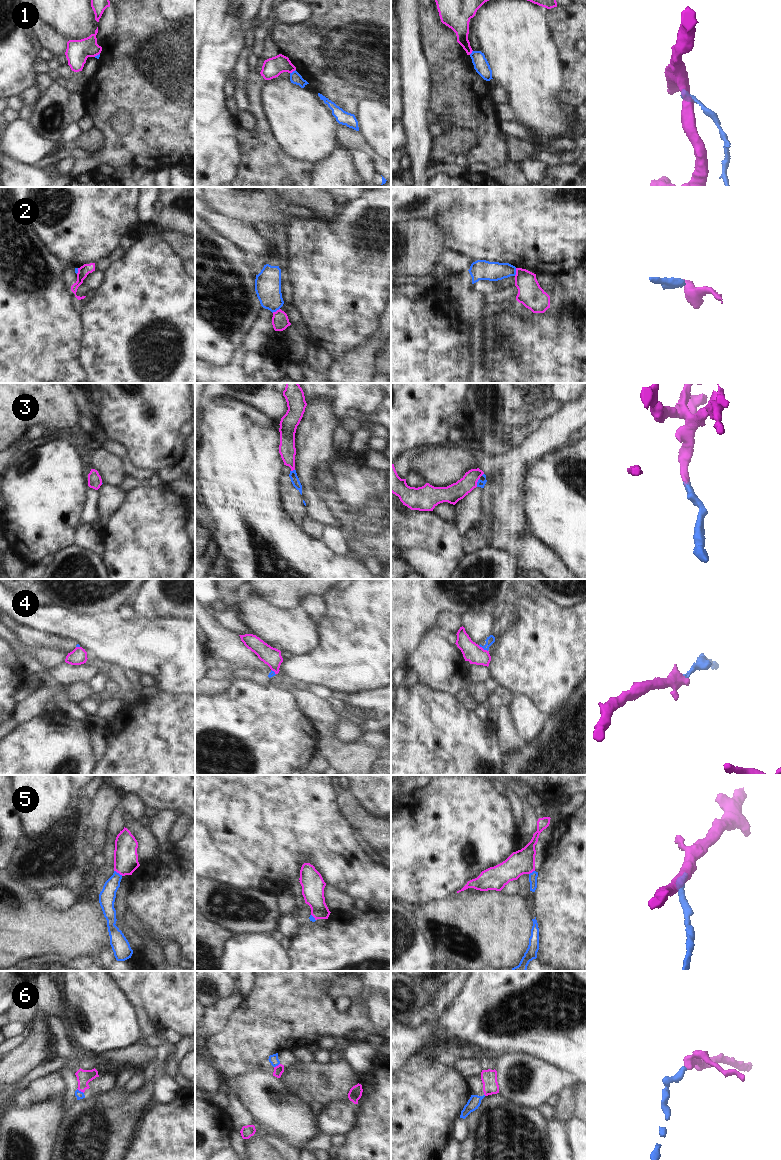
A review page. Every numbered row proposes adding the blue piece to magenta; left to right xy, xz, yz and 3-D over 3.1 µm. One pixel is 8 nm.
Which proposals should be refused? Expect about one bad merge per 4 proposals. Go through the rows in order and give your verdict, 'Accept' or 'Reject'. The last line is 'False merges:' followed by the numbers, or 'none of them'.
1: Reject
2: Reject
3: Accept
4: Reject
5: Accept
6: Accept
False merges: 1, 2, 4

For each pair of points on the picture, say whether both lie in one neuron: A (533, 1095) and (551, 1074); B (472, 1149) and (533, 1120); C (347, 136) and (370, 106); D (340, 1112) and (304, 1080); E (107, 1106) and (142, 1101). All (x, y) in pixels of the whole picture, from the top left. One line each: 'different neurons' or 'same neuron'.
A: same neuron
B: same neuron
C: different neurons
D: different neurons
E: same neuron

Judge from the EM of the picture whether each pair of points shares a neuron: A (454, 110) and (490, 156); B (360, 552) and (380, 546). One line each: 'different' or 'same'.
A: same
B: same

